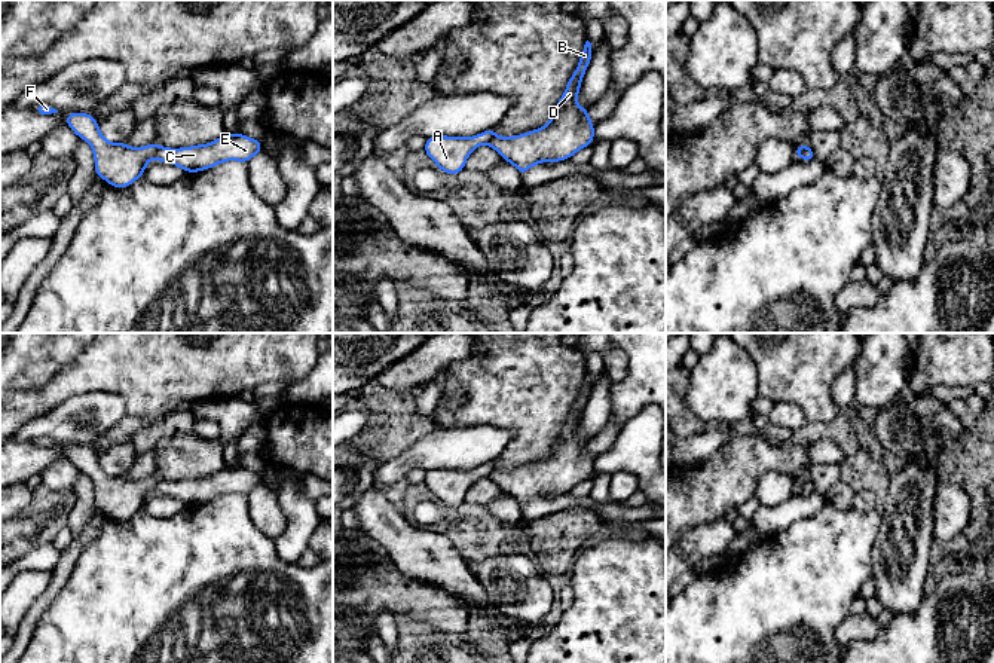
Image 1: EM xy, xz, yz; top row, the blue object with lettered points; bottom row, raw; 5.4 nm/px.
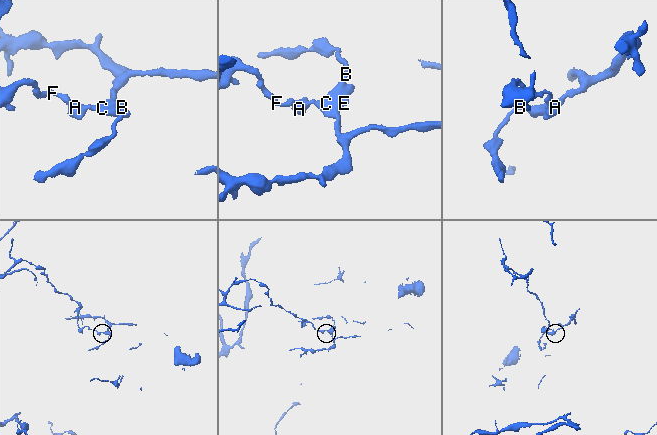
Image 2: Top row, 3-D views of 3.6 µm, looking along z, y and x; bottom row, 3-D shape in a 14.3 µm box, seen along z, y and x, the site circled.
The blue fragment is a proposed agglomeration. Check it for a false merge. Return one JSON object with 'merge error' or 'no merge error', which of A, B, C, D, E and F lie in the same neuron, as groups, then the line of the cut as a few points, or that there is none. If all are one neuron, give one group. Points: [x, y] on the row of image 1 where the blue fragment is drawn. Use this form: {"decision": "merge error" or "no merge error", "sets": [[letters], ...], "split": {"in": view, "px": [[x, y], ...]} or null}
{"decision": "merge error", "sets": [["A", "F"], ["B", "C", "D", "E"]], "split": {"in": "xy", "px": [[159, 146], [155, 155]]}}

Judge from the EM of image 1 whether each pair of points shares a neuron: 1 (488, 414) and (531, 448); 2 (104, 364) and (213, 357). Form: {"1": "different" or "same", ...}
{"1": "same", "2": "same"}

